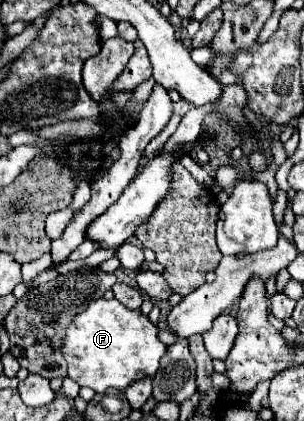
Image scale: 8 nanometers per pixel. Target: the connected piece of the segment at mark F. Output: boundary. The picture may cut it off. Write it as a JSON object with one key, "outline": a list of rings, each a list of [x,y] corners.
{"outline":[[[98,299],[70,321],[62,351],[68,363],[68,377],[80,387],[104,393],[110,387],[124,391],[136,381],[154,377],[166,345],[158,339],[158,327],[142,311],[130,311],[116,299]]]}

